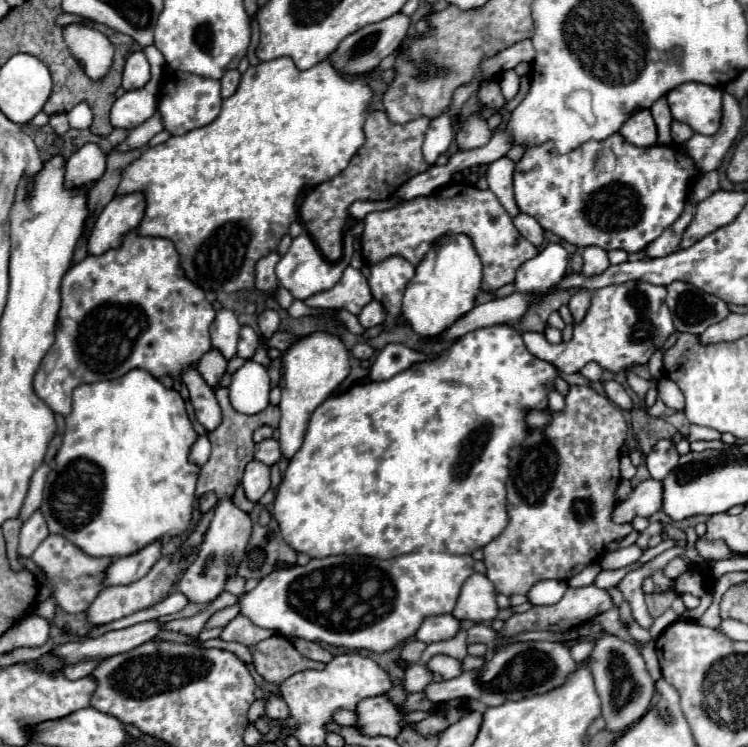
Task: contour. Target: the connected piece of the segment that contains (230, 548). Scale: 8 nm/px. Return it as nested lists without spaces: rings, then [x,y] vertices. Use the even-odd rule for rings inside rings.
[[[224,498],[214,510],[214,518],[212,518],[210,528],[208,528],[208,532],[204,536],[200,554],[194,560],[194,564],[190,564],[190,568],[180,578],[178,590],[190,602],[196,602],[196,604],[206,604],[208,598],[218,598],[220,592],[224,590],[224,582],[228,580],[228,576],[226,576],[226,566],[228,566],[226,554],[232,554],[234,564],[238,566],[242,556],[244,556],[244,548],[246,548],[246,542],[250,538],[250,530],[252,530],[250,516],[246,512],[242,512],[230,498]]]

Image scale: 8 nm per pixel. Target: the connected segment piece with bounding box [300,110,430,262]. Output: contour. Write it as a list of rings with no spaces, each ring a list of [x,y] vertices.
[[[374,110],[364,122],[366,142],[352,156],[346,170],[334,176],[328,182],[318,184],[302,202],[300,218],[316,246],[330,262],[337,262],[342,257],[342,239],[349,217],[348,207],[358,200],[384,200],[384,188],[398,188],[418,172],[428,170],[428,164],[422,158],[424,134],[430,126],[428,118],[418,118],[408,124],[392,124],[384,112]]]

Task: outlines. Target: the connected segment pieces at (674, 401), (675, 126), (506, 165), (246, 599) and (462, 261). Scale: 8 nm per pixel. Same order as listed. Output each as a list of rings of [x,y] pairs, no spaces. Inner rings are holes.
[[[660,378],[660,384],[662,384],[662,400],[668,408],[672,410],[684,410],[684,396],[680,392],[680,388],[668,380],[668,378]]]
[[[672,122],[672,140],[674,140],[674,144],[684,144],[690,136],[692,136],[694,132],[690,130],[690,126],[686,126],[686,124],[682,124],[682,122]]]
[[[506,156],[492,162],[486,172],[486,180],[488,180],[490,190],[496,194],[496,198],[506,208],[506,212],[512,218],[516,218],[520,214],[520,210],[516,206],[514,192],[512,192],[512,176],[514,176],[514,162],[508,160]]]
[[[412,552],[390,560],[378,560],[368,556],[328,556],[322,560],[310,560],[306,566],[280,568],[258,582],[250,592],[238,596],[240,614],[250,618],[260,628],[272,628],[282,636],[304,638],[312,642],[326,642],[332,646],[386,652],[404,640],[412,638],[428,616],[450,614],[456,606],[462,584],[472,570],[472,556],[450,552]]]
[[[464,234],[442,236],[418,264],[414,278],[406,286],[402,316],[418,336],[440,338],[458,318],[462,318],[462,314],[474,308],[474,298],[480,292],[480,280],[482,264],[470,238]]]

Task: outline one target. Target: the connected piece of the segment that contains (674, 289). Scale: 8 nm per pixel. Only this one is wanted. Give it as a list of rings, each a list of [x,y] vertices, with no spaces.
[[[672,282],[666,290],[666,304],[678,332],[702,334],[708,326],[722,322],[722,318],[730,314],[726,302],[690,286],[688,282]]]

